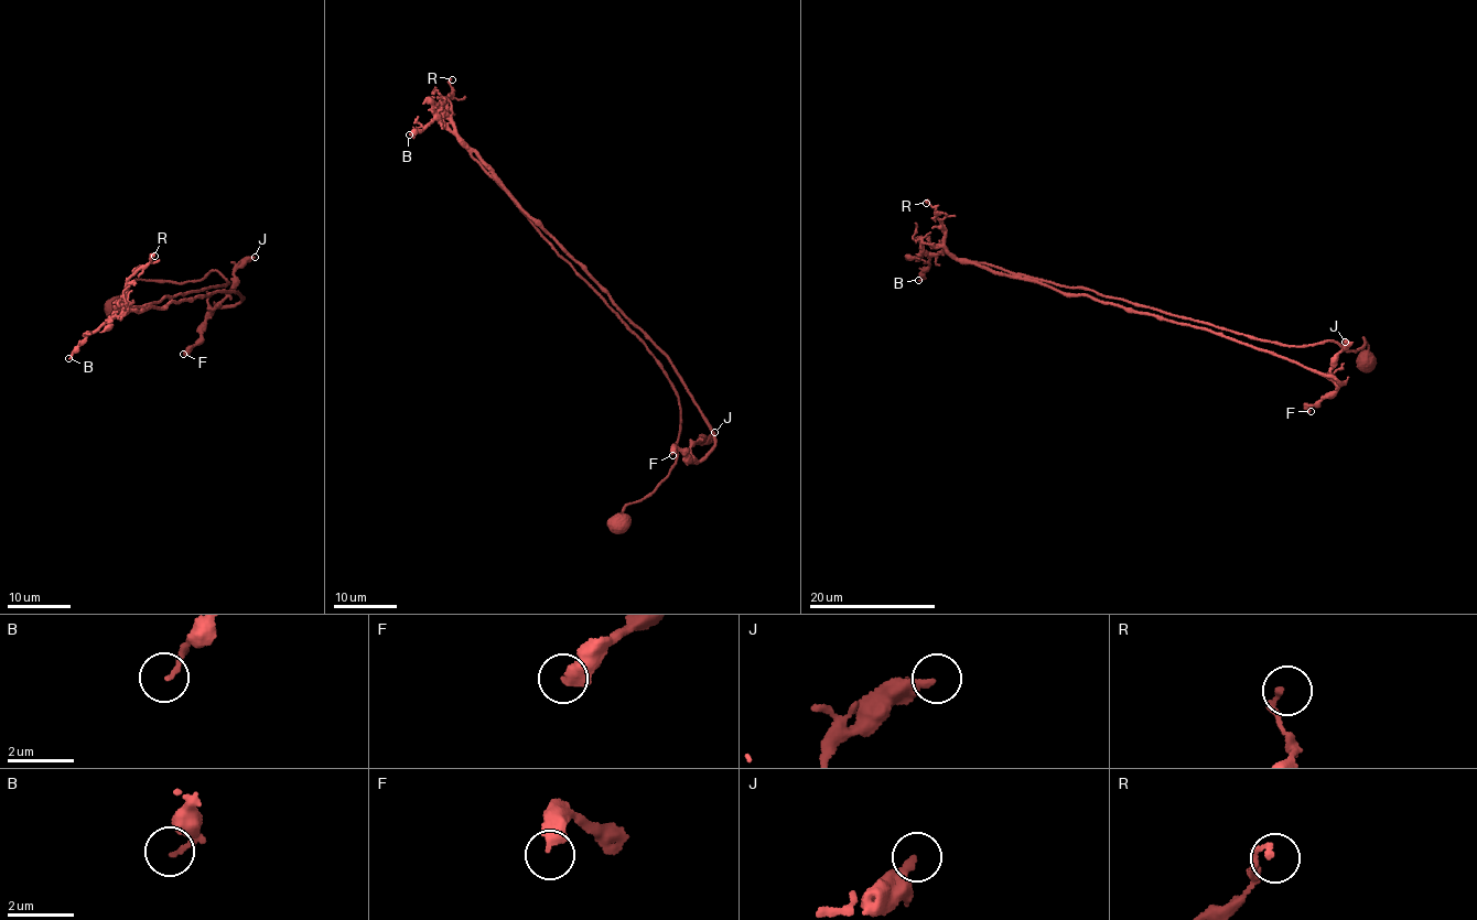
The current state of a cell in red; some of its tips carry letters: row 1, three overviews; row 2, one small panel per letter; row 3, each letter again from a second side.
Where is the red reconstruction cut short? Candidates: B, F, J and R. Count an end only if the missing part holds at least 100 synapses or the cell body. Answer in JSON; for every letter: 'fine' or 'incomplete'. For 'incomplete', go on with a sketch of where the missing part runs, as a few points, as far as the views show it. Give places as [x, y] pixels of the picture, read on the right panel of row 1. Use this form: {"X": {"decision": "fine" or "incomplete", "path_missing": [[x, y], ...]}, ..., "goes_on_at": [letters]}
{"B": {"decision": "fine"}, "F": {"decision": "fine"}, "J": {"decision": "fine"}, "R": {"decision": "fine"}, "goes_on_at": []}

